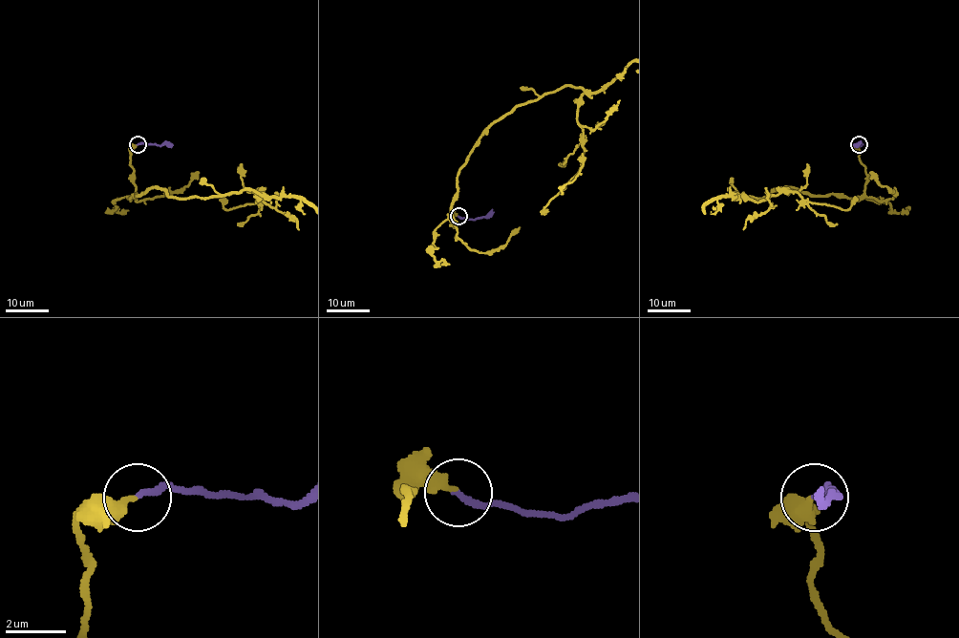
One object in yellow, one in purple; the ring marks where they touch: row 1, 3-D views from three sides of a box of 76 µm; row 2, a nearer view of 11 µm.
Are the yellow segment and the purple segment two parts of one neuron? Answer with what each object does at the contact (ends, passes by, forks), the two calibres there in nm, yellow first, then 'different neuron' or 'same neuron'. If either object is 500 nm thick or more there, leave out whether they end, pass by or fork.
yellow ends; purple ends; calibres 280 and 200 nm; same neuron

